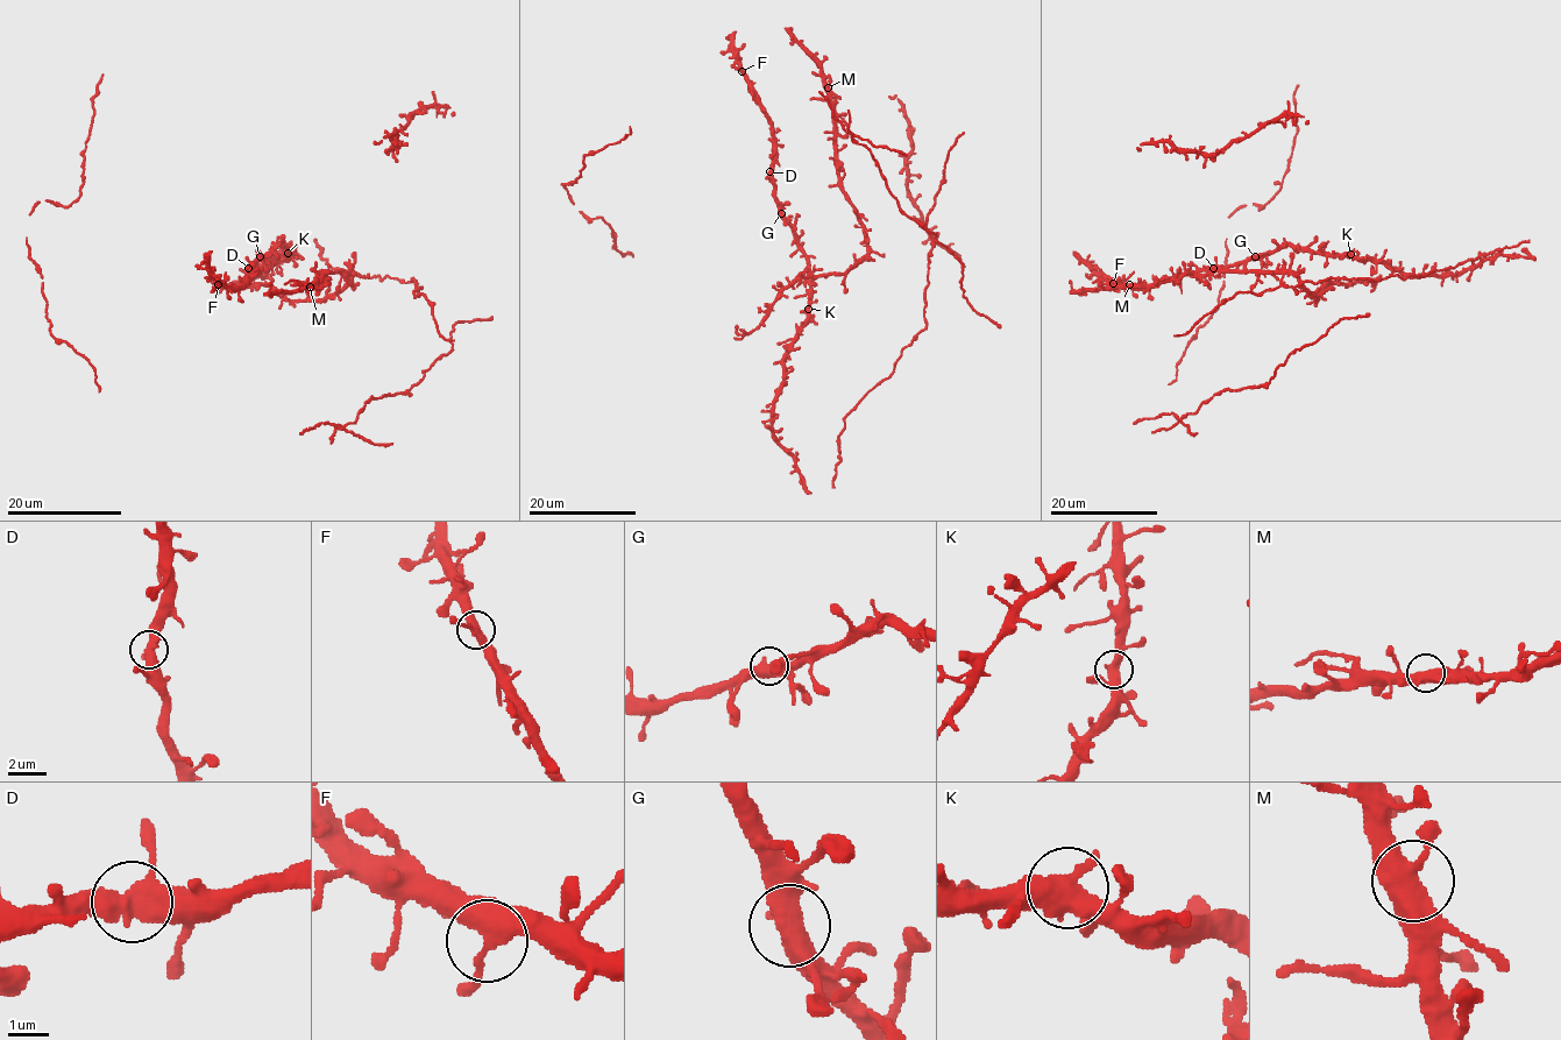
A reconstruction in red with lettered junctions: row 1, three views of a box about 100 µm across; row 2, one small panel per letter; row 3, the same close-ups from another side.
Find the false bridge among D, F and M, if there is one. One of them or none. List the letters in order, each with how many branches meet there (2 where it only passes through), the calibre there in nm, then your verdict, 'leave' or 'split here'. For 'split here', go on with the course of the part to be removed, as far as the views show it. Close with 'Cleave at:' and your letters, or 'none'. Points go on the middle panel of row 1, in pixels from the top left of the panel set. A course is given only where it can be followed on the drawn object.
D: 3 branches meet; 440 nm thick; leave
F: 3 branches meet; 400 nm thick; leave
M: 3 branches meet; 440 nm thick; leave
Cleave at: none

